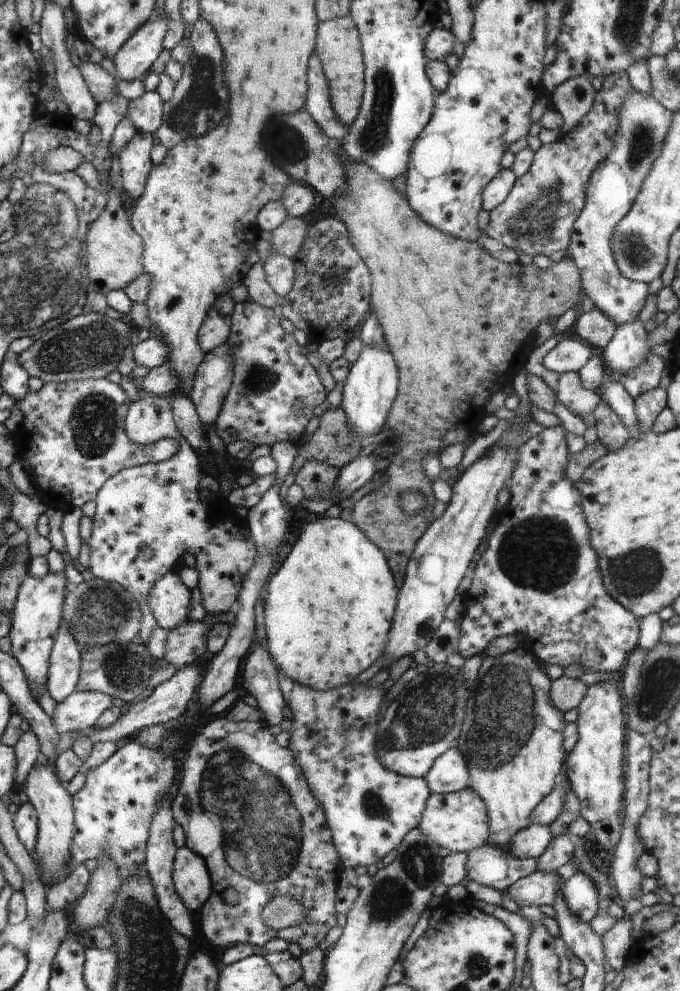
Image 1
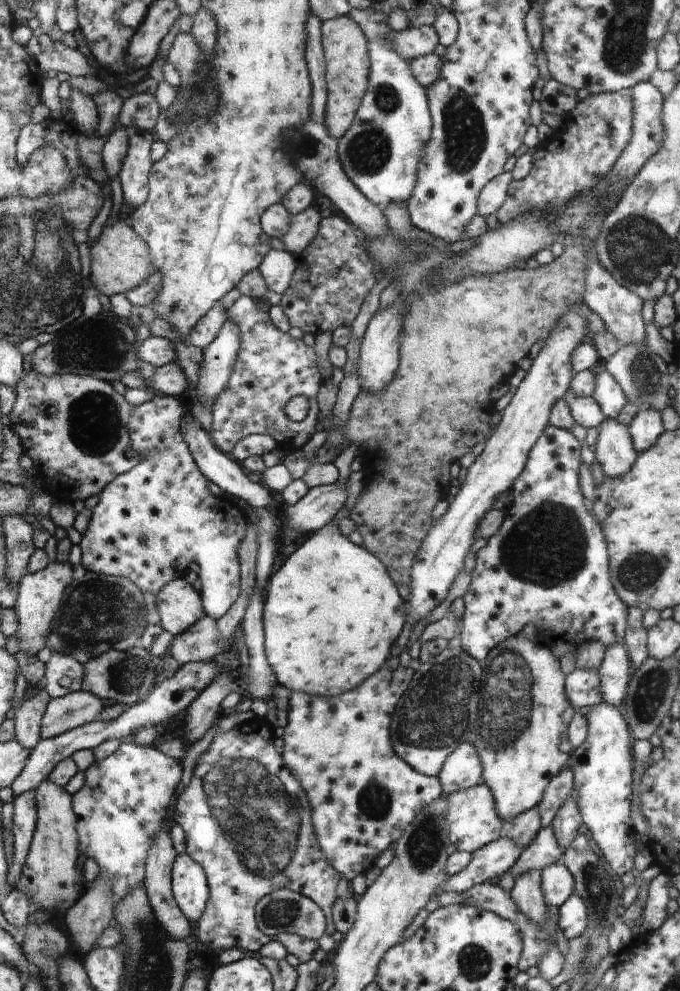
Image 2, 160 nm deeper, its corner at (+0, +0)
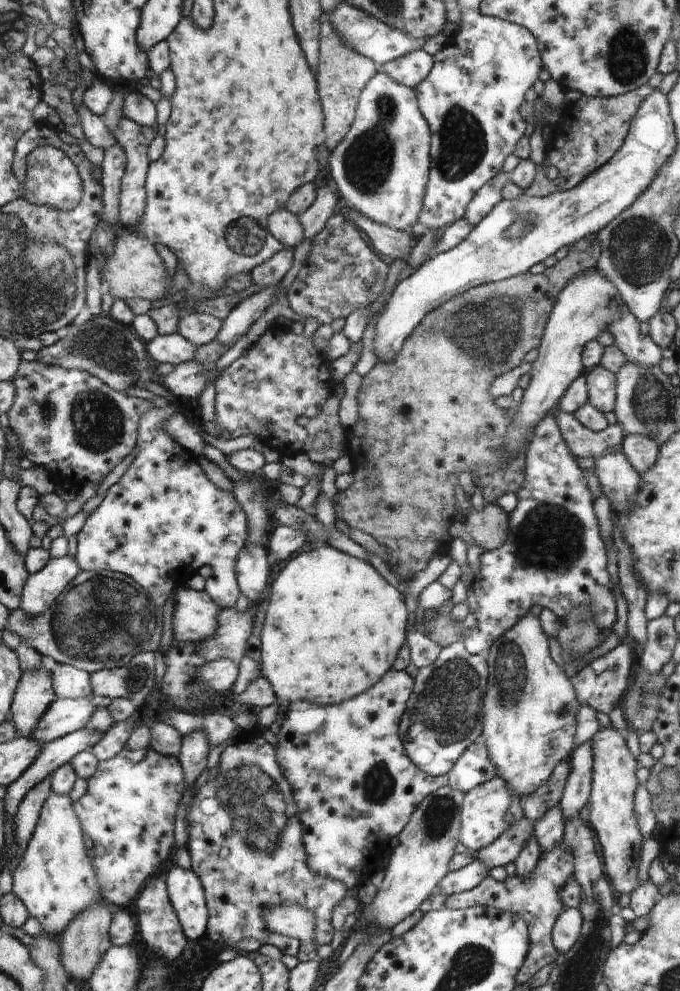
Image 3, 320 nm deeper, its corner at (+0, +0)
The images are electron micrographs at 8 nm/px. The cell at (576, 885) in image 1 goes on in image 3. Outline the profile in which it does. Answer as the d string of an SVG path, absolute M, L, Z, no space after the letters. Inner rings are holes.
M564 907L554 923L551 939L558 954L566 954L576 944L581 933L583 916L578 909Z

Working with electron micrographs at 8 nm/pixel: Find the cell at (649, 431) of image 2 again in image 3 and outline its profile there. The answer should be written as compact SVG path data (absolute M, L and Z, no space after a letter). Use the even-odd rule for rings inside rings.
M626 435L623 438L621 451L624 453L630 466L637 470L642 476L649 471L656 462L659 455L659 446L655 444L655 439L644 435Z

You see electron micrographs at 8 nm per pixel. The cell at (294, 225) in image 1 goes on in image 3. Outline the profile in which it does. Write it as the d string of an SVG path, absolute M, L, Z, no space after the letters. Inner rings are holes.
M334 184L320 186L310 208L298 216L305 238L313 238L323 229L326 221L341 205L341 198Z

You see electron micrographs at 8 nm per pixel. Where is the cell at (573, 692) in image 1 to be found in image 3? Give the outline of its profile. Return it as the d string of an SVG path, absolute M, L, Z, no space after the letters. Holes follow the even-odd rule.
M620 643L605 655L588 663L574 678L571 679L577 701L582 705L590 705L597 712L609 714L616 706L621 707L623 694L627 690L628 676L630 676L633 661L633 648Z

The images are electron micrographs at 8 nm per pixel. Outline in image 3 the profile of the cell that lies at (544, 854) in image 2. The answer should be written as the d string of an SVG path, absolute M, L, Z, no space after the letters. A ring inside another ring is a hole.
M554 805L533 821L533 834L541 846L541 850L553 849L563 840L565 816L560 805Z

